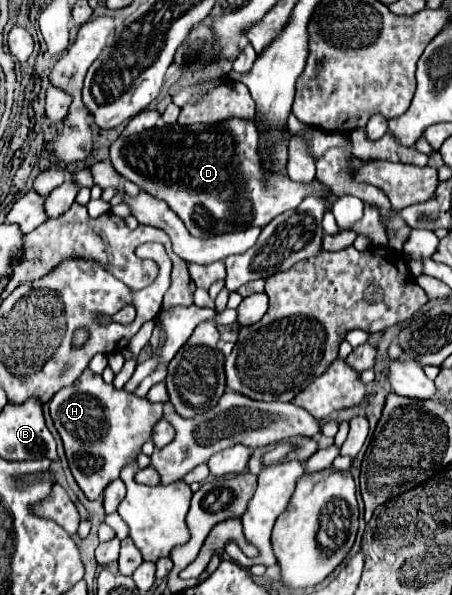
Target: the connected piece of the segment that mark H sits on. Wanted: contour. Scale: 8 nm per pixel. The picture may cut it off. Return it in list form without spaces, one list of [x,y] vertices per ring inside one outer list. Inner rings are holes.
[[[84,369],[72,385],[62,387],[54,395],[50,415],[64,441],[70,471],[90,501],[98,499],[108,483],[118,479],[120,471],[140,455],[142,445],[150,439],[152,427],[162,417],[162,407],[164,403],[152,403],[114,385],[106,385],[90,369]]]

